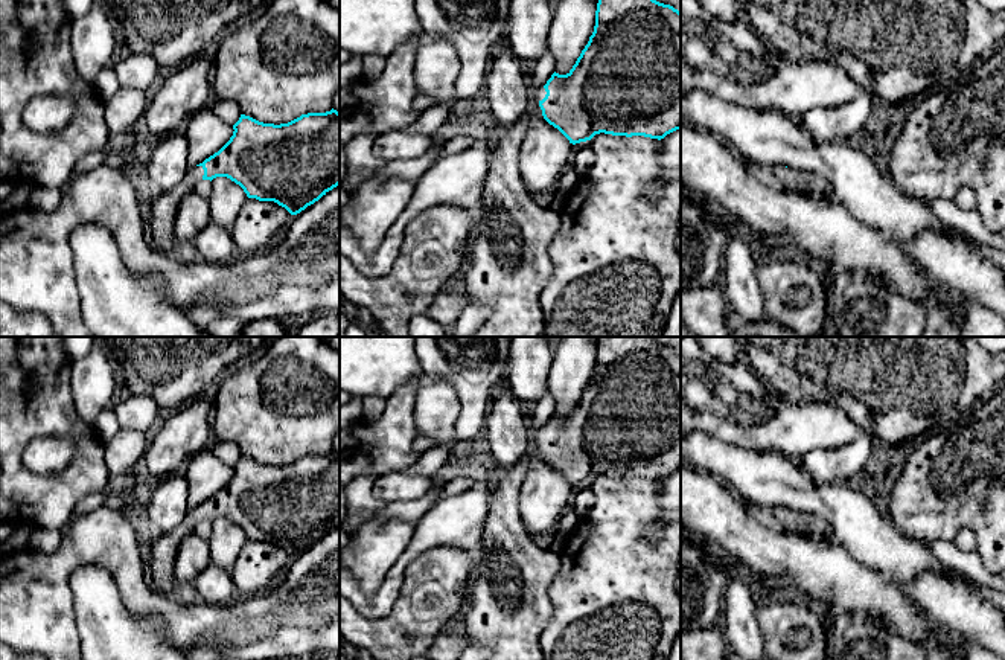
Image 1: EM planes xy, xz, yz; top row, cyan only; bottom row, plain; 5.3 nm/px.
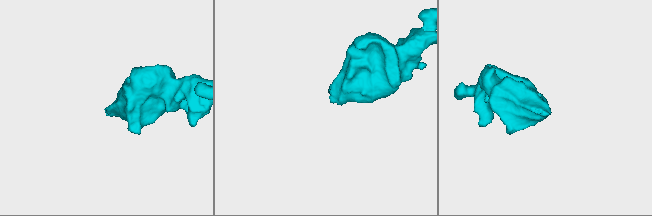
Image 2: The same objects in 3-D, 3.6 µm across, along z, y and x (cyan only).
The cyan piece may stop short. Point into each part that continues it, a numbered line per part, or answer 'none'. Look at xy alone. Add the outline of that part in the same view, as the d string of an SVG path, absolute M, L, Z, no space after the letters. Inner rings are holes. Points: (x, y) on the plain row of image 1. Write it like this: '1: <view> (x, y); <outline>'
1: xy (165, 546); M189 508L183 521L166 533L152 533L149 569L155 590L172 594L175 585L175 558L180 541L193 533L195 526L203 521L203 508Z

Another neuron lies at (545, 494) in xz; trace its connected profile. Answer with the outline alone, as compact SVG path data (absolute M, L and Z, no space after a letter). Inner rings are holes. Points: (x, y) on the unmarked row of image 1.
M534 453L519 492L519 517L525 530L530 535L554 530L573 497L573 485Z

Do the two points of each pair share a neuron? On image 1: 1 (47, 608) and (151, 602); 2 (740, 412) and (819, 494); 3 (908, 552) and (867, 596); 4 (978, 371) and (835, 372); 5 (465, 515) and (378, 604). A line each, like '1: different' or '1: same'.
1: same
2: different
3: different
4: same
5: same

